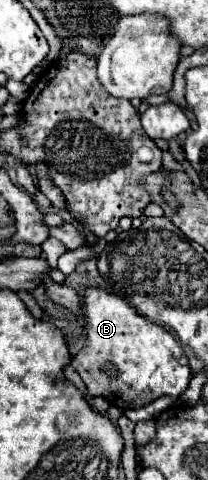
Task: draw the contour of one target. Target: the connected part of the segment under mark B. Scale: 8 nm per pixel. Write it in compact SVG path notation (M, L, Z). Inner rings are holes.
M86 289L84 295L84 319L86 319L86 347L72 359L72 367L80 373L82 381L86 383L88 397L106 397L110 405L126 411L132 407L142 407L158 397L170 395L180 397L192 379L192 371L188 367L188 357L182 349L182 345L176 341L172 333L168 333L164 327L144 319L138 315L126 301L122 301L116 295L110 295L102 289ZM112 365L118 369L118 377L110 377L104 367Z

